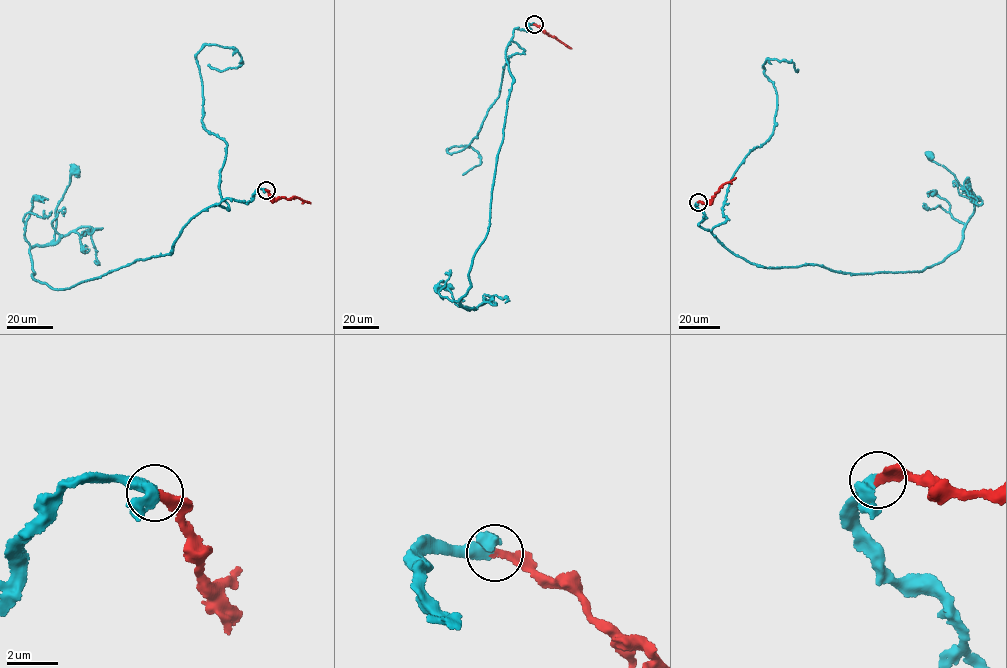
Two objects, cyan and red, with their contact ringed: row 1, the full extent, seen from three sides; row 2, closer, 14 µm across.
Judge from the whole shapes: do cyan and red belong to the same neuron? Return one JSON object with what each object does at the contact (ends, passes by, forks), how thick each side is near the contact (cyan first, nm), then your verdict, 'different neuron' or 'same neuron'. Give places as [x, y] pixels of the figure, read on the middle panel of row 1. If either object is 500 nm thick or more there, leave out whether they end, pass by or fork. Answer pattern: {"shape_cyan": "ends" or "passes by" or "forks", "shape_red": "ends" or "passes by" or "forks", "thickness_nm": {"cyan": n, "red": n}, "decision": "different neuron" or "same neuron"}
{"shape_cyan": "passes by", "shape_red": "ends", "thickness_nm": {"cyan": 420, "red": 320}, "decision": "same neuron"}

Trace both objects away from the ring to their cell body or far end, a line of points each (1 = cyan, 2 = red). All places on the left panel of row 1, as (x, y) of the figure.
1: (265, 190), (202, 210), (169, 254), (55, 290), (31, 276), (29, 250), (53, 240), (75, 171)
2: (265, 190), (274, 201), (295, 197), (310, 203)

